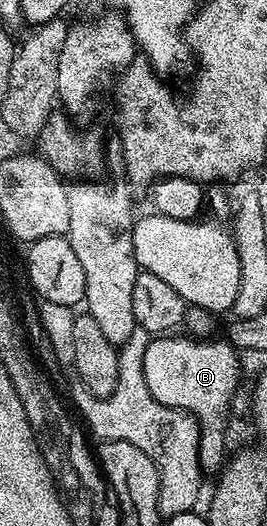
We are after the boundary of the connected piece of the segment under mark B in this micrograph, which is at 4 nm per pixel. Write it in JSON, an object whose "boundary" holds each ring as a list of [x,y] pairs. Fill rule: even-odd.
{"boundary":[[[182,336],[178,346],[166,346],[162,354],[154,354],[153,349],[144,352],[144,380],[148,384],[148,392],[160,404],[168,408],[185,410],[187,414],[194,415],[200,427],[202,439],[198,445],[198,463],[200,468],[207,475],[214,476],[221,471],[222,467],[228,461],[226,454],[226,413],[230,410],[230,401],[234,398],[234,393],[238,390],[238,377],[241,376],[242,370],[238,367],[239,351],[231,346],[229,341],[210,342],[211,340],[195,340],[190,336]]]}

